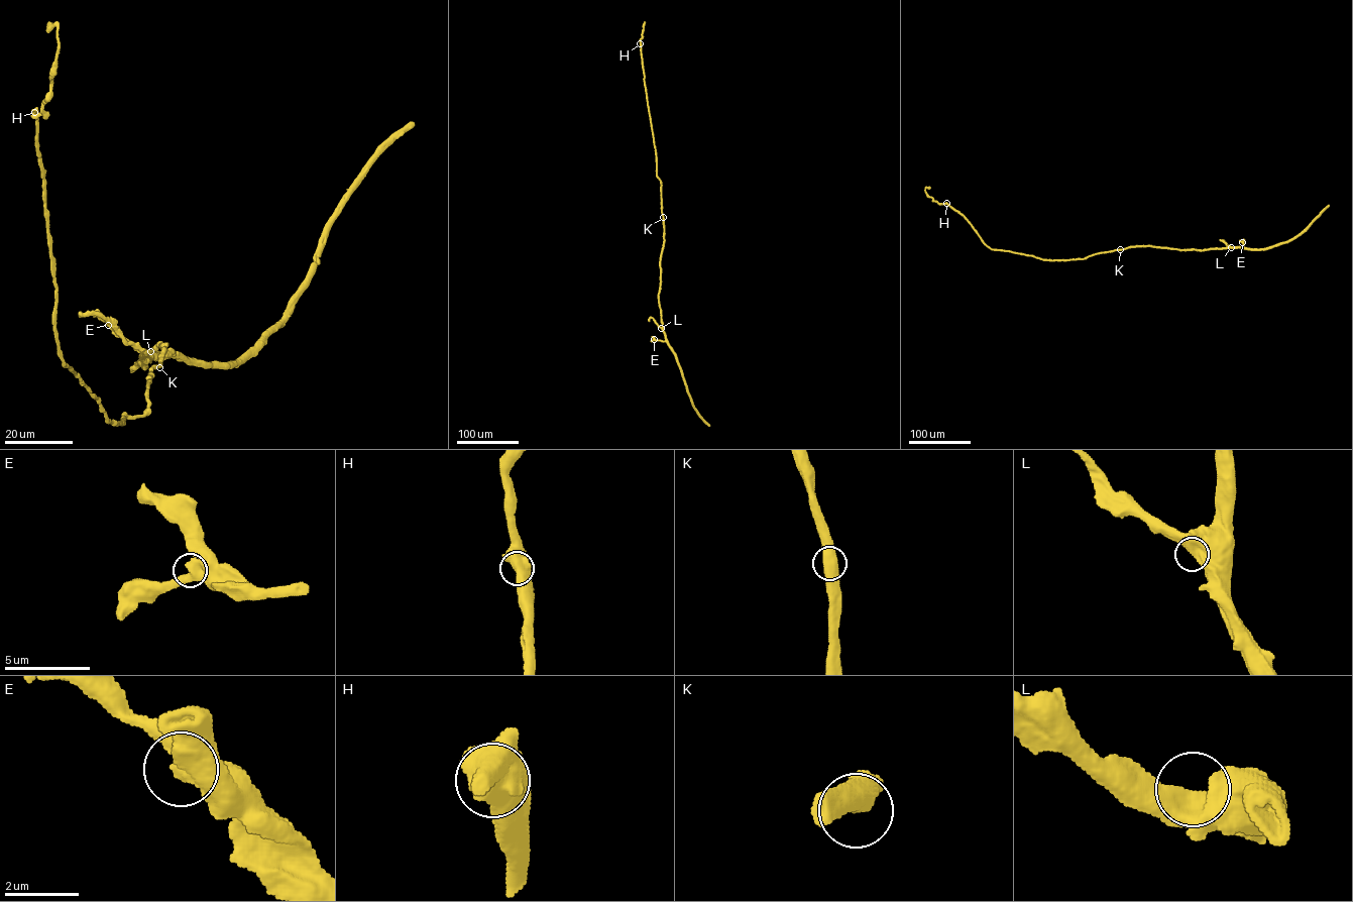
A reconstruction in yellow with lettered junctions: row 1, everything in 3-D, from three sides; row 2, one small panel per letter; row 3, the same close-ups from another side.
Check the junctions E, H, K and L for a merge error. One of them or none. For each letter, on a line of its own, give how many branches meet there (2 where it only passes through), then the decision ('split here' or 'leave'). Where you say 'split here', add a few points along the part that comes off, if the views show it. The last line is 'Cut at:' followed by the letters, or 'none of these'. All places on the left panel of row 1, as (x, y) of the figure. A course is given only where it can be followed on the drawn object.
E: branches 2; leave
H: branches 2; leave
K: branches 2; leave
L: branches 1; leave
Cut at: none of these

